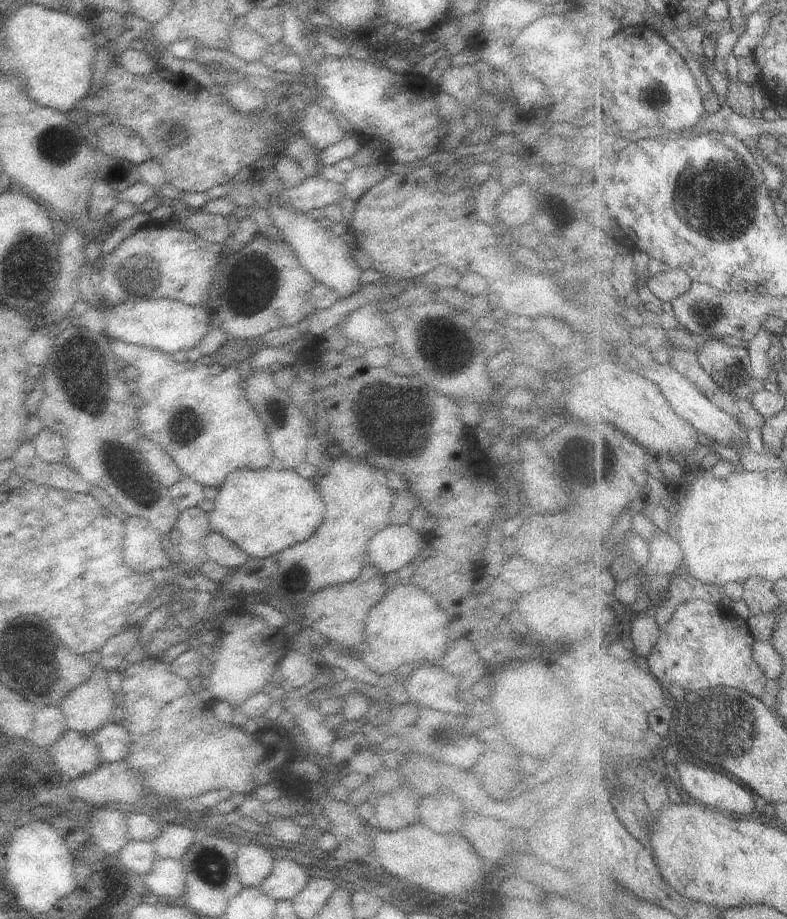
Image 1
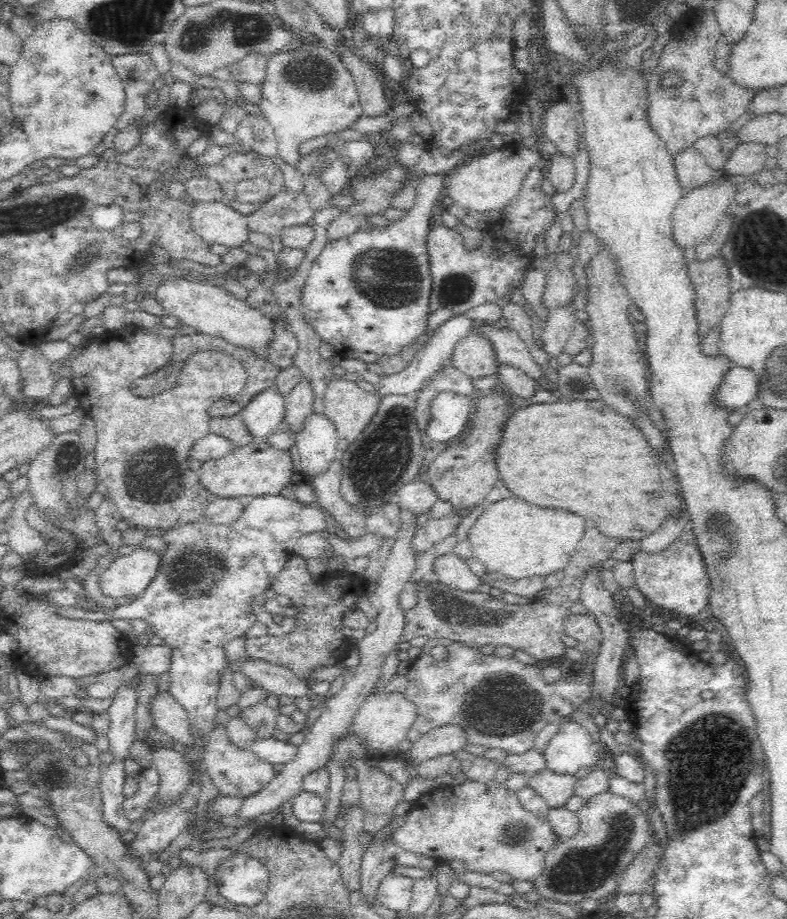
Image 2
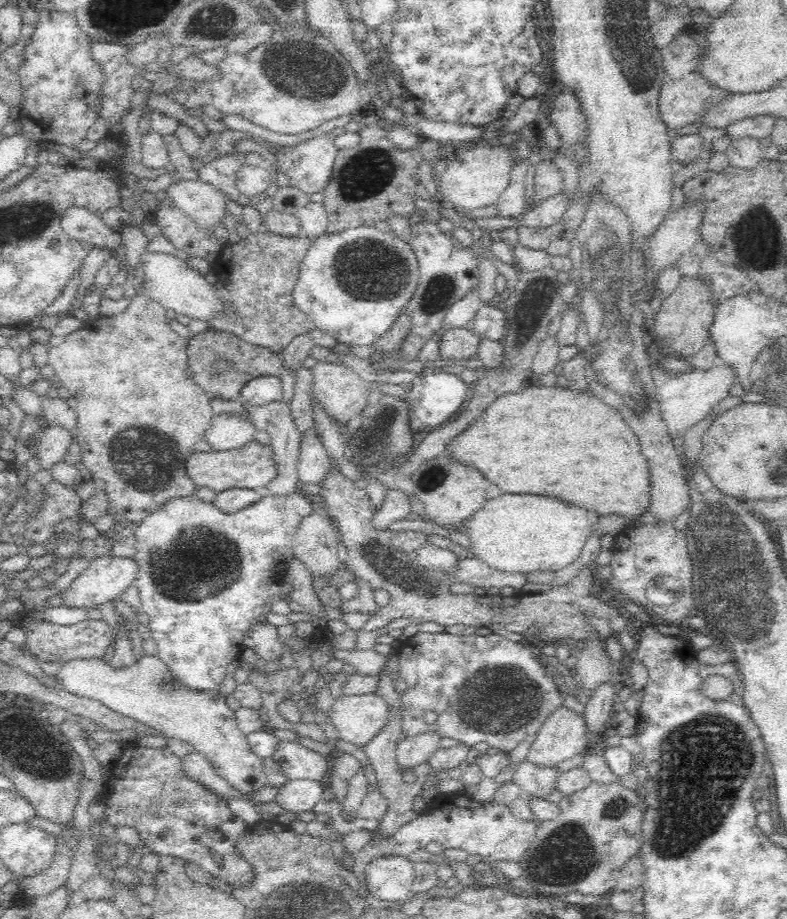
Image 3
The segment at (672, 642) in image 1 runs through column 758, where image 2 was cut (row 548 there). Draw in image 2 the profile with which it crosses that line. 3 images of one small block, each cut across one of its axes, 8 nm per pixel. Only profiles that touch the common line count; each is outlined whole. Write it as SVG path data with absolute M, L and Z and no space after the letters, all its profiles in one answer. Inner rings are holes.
M674 539L661 551L636 551L630 560L634 584L638 592L653 606L676 612L680 616L694 617L706 612L709 597L709 582L705 574L701 554L690 542Z

